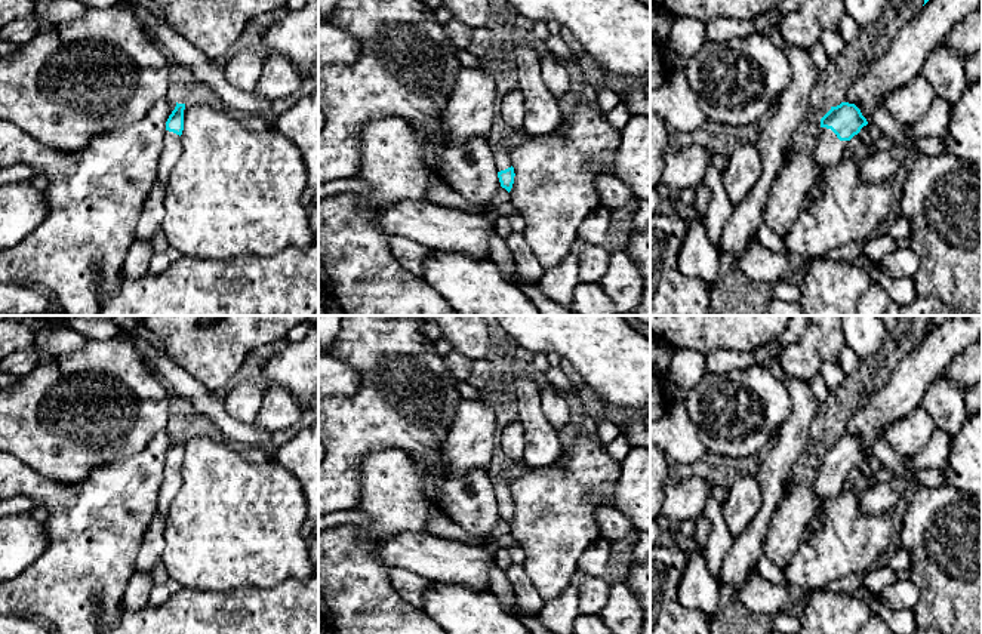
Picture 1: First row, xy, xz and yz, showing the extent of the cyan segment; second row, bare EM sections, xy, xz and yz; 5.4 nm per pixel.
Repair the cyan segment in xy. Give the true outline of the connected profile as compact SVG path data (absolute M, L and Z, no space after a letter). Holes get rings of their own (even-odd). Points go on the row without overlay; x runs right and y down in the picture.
M178 436L166 453L166 465L163 471L163 484L157 499L157 513L166 520L170 504L181 487L181 467L184 462L185 436Z

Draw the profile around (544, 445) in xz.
M518 373L511 396L517 401L518 422L524 428L521 467L535 470L555 464L563 456L566 436L547 421L536 381Z

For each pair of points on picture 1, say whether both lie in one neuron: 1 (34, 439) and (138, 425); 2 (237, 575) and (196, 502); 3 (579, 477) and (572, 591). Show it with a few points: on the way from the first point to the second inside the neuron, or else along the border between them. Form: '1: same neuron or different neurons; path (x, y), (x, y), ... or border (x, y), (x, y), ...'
1: same neuron; path (59, 425), (113, 425)
2: same neuron; path (237, 557), (237, 544), (214, 520)
3: different neurons; border (578, 568), (572, 581), (550, 600)

